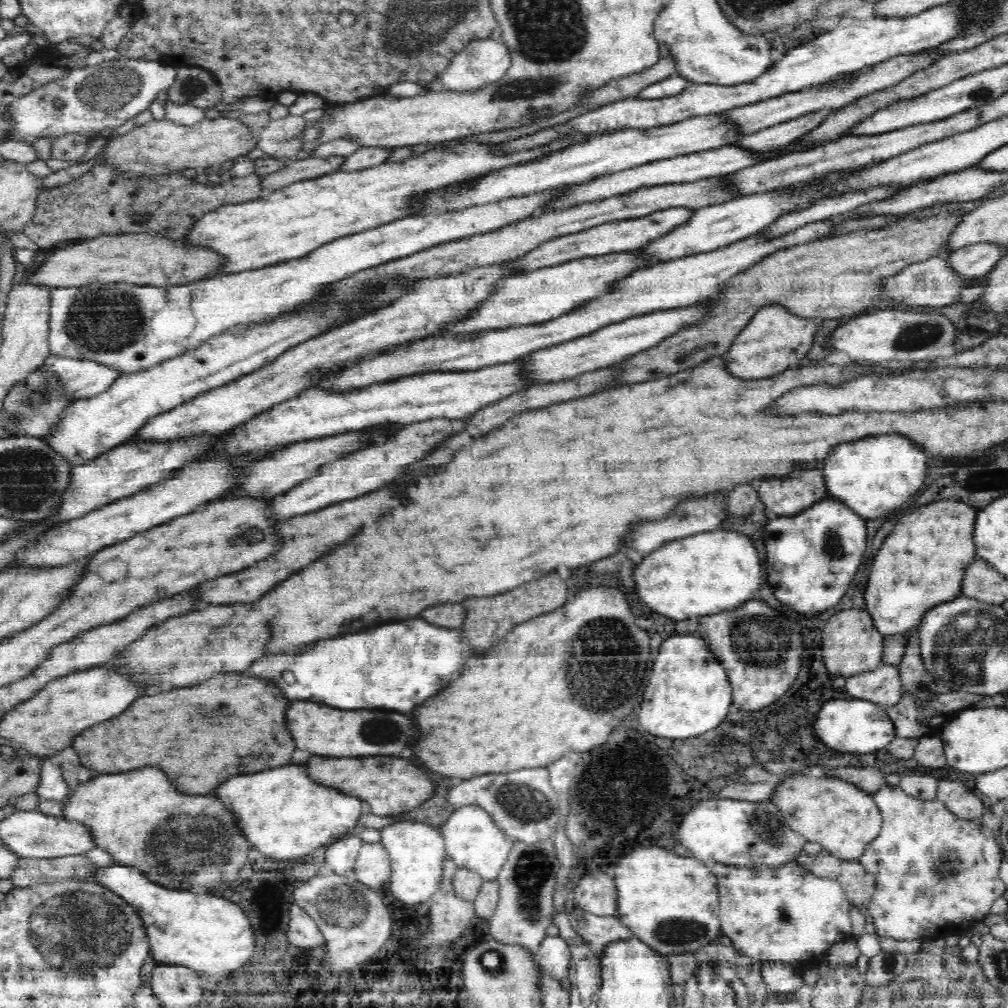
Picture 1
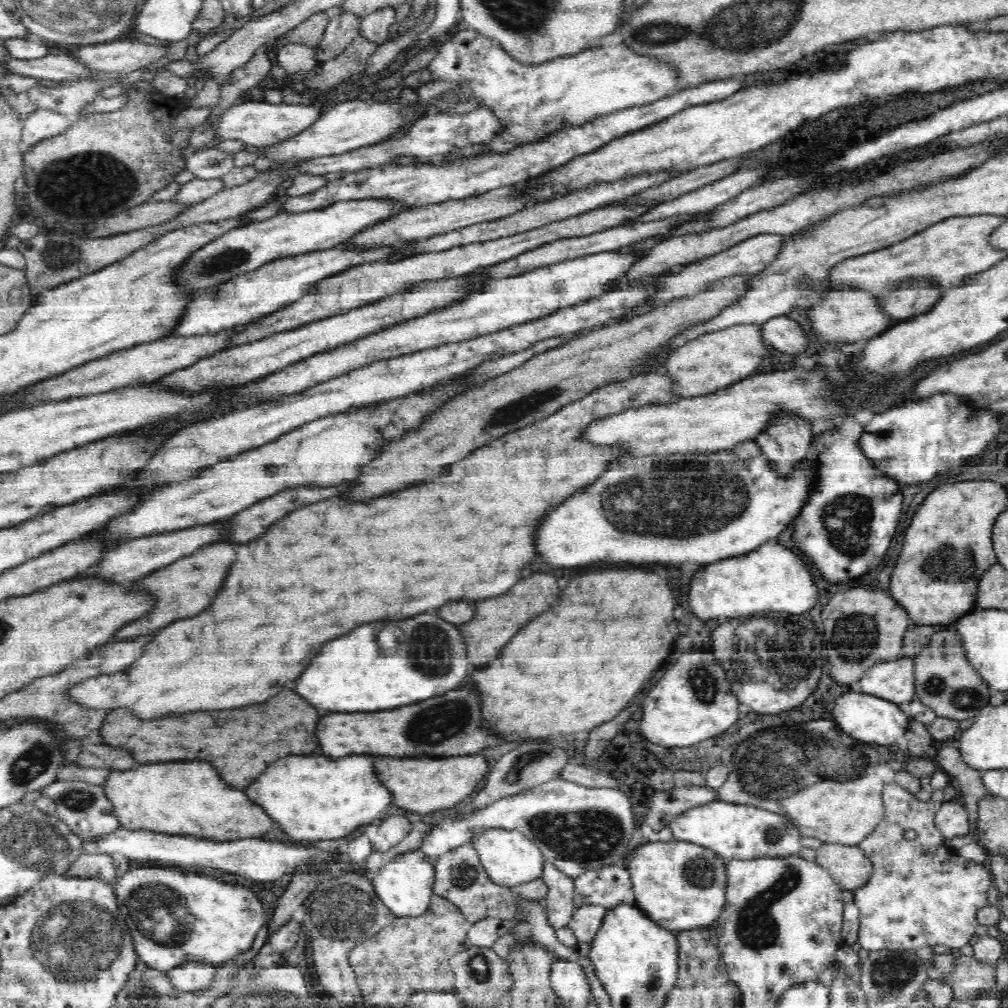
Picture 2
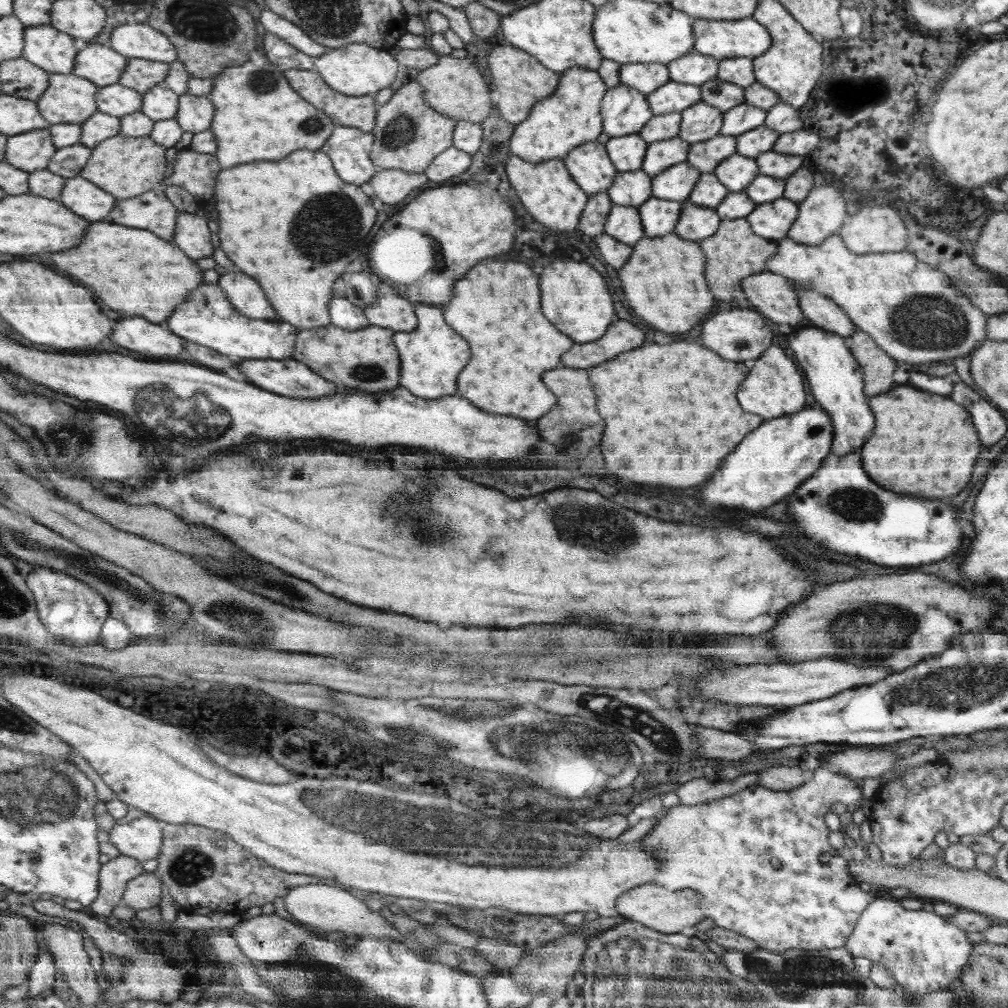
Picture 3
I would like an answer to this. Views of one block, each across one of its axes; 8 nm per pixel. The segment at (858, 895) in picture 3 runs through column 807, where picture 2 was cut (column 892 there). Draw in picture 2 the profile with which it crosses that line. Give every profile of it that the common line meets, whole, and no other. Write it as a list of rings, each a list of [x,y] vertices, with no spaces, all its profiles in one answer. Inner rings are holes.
[[[894,782],[885,784],[882,795],[885,817],[878,822],[873,834],[866,836],[859,845],[873,865],[870,880],[862,888],[853,891],[853,902],[860,909],[858,942],[861,948],[869,951],[902,951],[915,950],[922,946],[933,947],[936,944],[950,949],[966,946],[970,938],[978,934],[978,910],[990,904],[986,892],[992,886],[991,870],[974,860],[962,857],[958,854],[959,850],[952,850],[944,842],[944,836],[935,823],[938,806],[934,802],[922,802]]]

